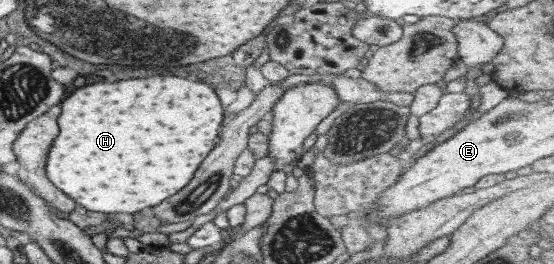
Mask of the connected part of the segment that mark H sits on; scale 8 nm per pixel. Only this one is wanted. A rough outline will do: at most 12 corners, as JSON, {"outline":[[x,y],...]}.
{"outline":[[152,75],[60,103],[45,174],[133,214],[188,183],[218,97]]}

